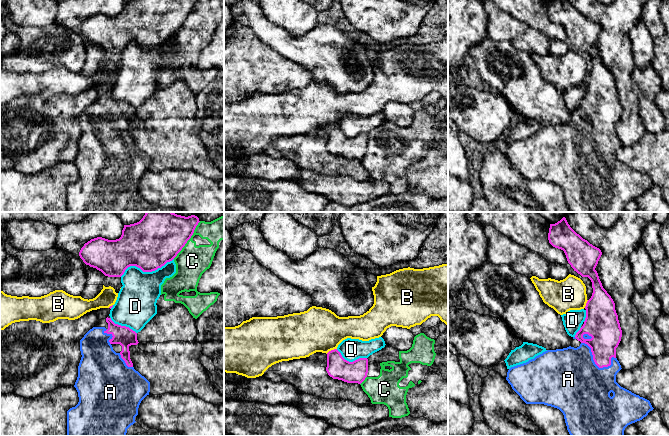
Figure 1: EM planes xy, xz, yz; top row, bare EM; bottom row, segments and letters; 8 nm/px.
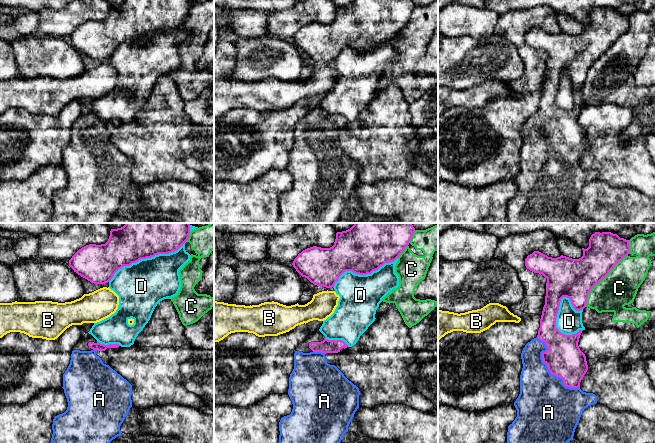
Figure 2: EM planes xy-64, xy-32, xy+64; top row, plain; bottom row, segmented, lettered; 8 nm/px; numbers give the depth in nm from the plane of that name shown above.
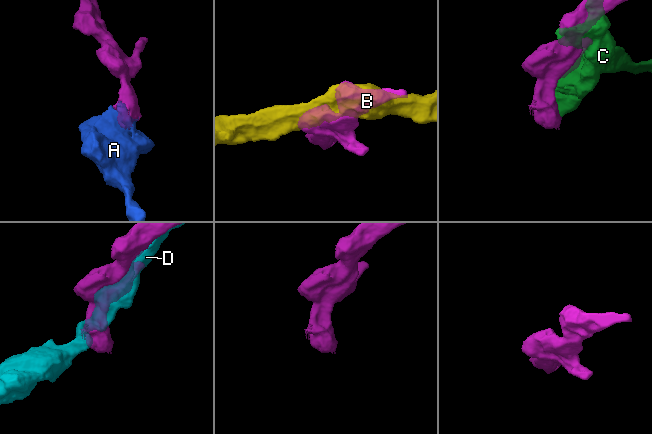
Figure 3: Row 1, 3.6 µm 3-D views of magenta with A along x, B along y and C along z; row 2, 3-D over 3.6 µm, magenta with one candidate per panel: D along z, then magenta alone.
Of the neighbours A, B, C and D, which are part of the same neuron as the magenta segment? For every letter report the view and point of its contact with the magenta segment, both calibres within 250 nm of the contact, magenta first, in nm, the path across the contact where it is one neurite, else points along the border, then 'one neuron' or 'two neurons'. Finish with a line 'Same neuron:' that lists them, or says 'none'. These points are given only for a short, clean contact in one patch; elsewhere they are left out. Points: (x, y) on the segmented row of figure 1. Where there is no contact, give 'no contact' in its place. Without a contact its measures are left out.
A: contact yz (596, 364); calibres 240 and 480 nm; one neuron
B: contact xz (331, 350); calibres 180 and 360 nm; border xz (336, 348), (326, 353); two neurons
C: contact xy (188, 239); calibres 400 and 260 nm; two neurons
D: contact xy (146, 271); calibres 400 and 320 nm; two neurons
Same neuron: A

